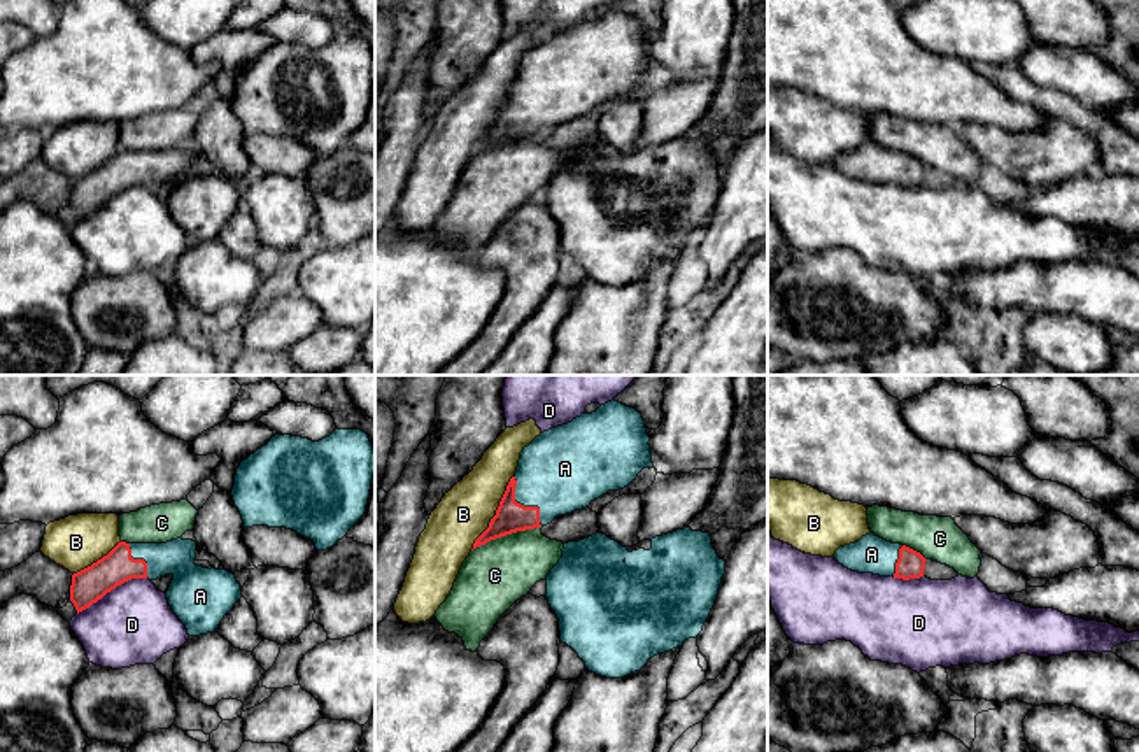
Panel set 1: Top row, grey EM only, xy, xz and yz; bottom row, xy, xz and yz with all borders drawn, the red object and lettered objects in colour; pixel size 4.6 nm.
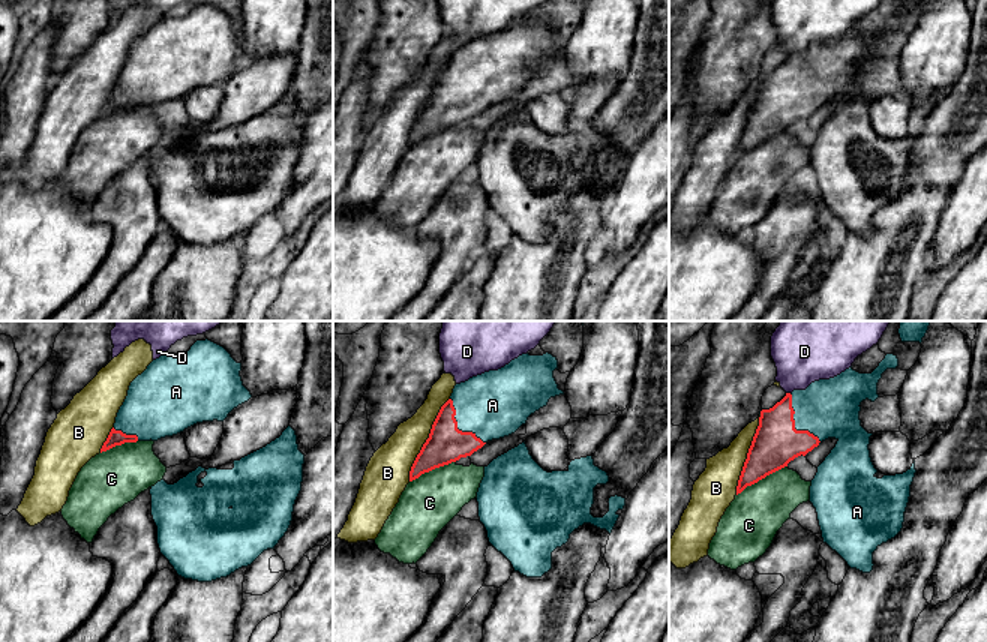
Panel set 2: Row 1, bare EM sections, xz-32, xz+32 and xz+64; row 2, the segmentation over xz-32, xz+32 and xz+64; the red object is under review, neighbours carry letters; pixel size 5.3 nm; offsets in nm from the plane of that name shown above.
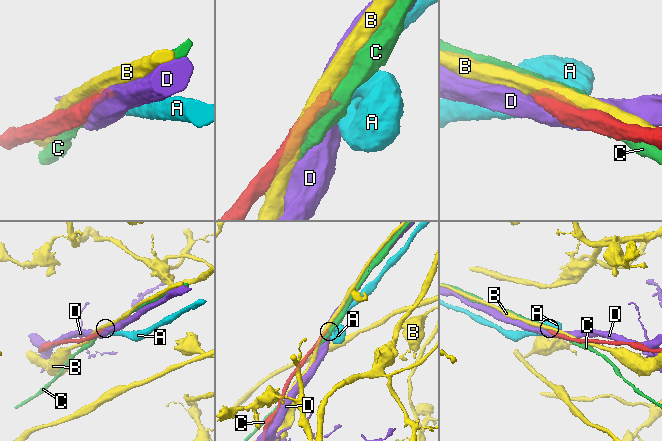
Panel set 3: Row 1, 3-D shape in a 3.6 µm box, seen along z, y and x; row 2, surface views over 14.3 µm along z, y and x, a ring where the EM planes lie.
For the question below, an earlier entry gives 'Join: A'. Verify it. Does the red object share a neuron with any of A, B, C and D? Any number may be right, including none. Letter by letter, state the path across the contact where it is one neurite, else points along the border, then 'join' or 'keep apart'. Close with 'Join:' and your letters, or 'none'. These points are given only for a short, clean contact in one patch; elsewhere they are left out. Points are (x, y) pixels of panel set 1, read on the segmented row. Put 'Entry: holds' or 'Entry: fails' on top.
Entry: holds
A: way xz (510, 516), (523, 505), (563, 470); join
B: keep apart
C: keep apart
D: keep apart
Join: A

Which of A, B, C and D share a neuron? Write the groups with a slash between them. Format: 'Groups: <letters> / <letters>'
Groups: A / B / C / D

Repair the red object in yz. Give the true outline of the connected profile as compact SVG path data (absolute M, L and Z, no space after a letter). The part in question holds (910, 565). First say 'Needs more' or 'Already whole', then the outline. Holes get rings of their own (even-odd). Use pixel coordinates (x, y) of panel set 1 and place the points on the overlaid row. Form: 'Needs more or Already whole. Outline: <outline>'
Needs more. Outline: M874 533L862 536L855 543L839 547L832 557L852 571L902 580L923 577L927 561L920 552L887 542Z

